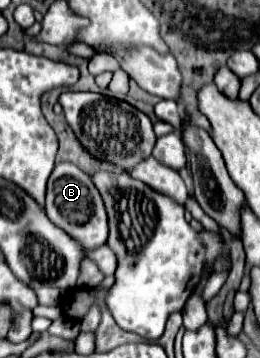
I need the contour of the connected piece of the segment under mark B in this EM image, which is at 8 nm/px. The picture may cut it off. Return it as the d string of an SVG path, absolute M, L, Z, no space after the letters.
M70 162L56 164L56 168L48 180L46 214L56 226L60 226L72 238L76 238L86 250L94 250L94 248L106 244L108 216L106 216L106 208L102 204L102 196L100 196L98 188L94 188L92 178Z

